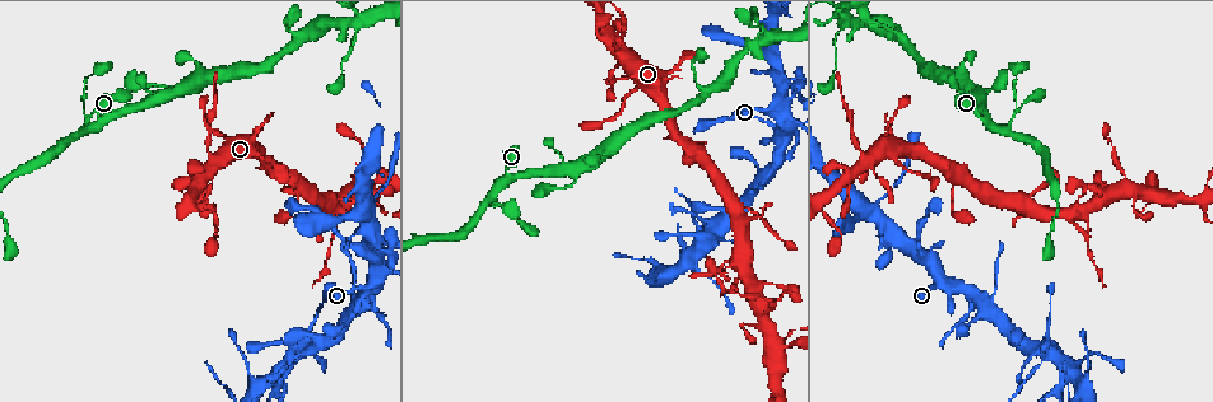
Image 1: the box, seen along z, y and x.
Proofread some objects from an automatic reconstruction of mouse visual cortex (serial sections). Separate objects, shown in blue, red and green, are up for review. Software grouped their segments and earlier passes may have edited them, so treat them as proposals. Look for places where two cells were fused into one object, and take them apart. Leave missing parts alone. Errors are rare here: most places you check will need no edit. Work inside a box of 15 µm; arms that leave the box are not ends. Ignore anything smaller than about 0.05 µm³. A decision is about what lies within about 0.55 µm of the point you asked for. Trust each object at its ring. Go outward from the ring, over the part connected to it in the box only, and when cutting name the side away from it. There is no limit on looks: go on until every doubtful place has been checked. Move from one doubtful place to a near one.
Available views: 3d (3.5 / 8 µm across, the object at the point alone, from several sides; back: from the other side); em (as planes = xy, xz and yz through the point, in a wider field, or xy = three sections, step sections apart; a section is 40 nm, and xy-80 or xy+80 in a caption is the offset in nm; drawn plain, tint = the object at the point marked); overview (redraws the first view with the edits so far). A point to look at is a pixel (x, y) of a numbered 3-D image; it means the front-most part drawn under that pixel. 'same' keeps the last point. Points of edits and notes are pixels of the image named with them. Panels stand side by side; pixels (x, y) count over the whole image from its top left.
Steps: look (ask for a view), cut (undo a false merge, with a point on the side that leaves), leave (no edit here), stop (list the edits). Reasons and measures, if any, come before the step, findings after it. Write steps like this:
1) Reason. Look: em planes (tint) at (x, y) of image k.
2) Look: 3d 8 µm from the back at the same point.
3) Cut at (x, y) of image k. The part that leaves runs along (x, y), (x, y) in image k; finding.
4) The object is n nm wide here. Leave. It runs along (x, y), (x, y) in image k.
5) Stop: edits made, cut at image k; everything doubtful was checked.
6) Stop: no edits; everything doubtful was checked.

Thick turns thin. Look: 3d 3.5 µm at (783, 77) of image 1.

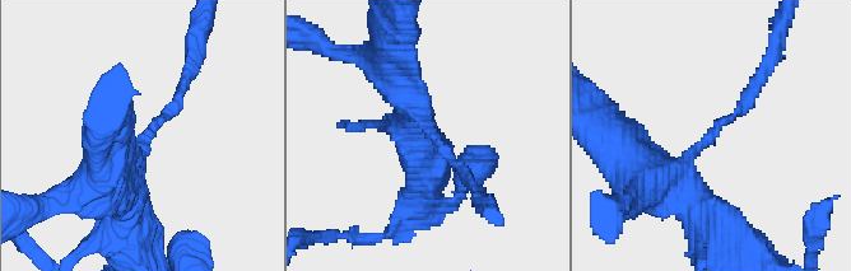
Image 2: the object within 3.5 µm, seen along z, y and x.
Now the EM. Look: em planes (tint) at (429, 136) of image 2.

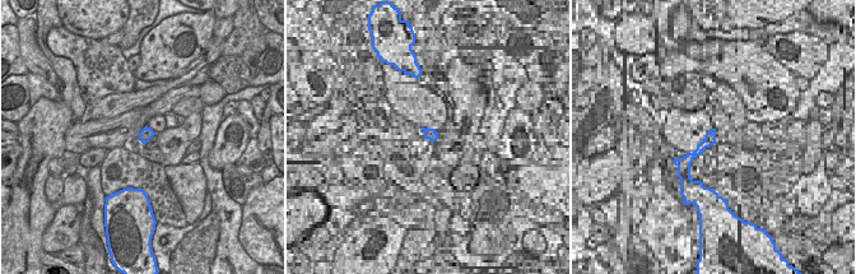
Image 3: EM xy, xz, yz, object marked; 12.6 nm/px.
The arms are 150, 450 nm wide. Leave. It runs along (689, 199), (682, 164), (761, 78) in image 2; all the same cell.

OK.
Sudden change in width. Look: 3d 3.5 µm at (276, 388) of image 1.

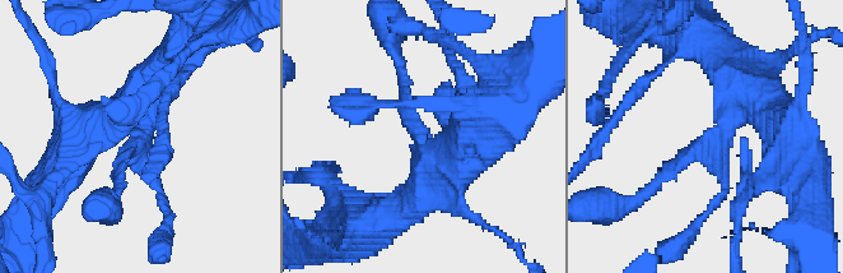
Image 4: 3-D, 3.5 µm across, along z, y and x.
Look: em xy step 3 (tint) at (141, 139) of image 4.

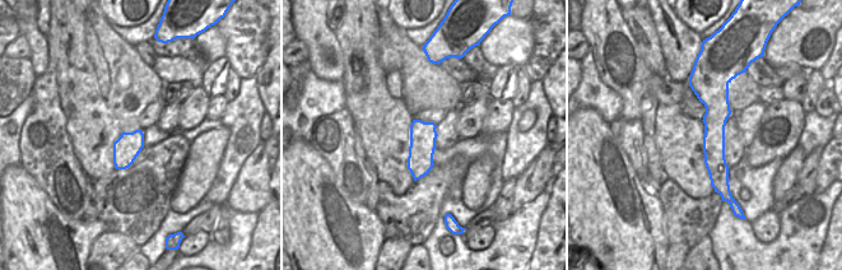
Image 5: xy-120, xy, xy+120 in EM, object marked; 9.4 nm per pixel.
Leave. Continuous, no second cell.

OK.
Three arms meet. Look: 3d 3.5 µm at (97, 120) of image 1.

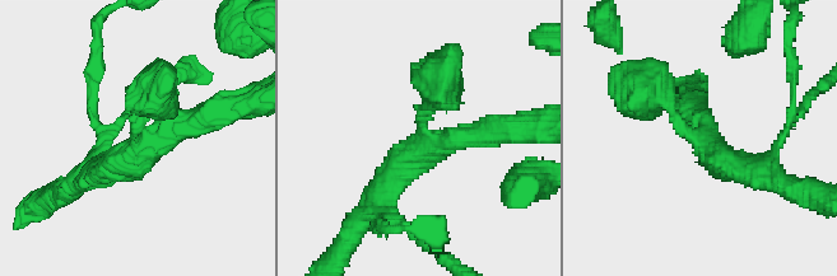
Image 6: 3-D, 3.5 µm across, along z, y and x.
3 arms meet here; the arms are 250, 300, 350 nm wide. Look: em xy step 2 (tint) at (137, 149) of image 6.

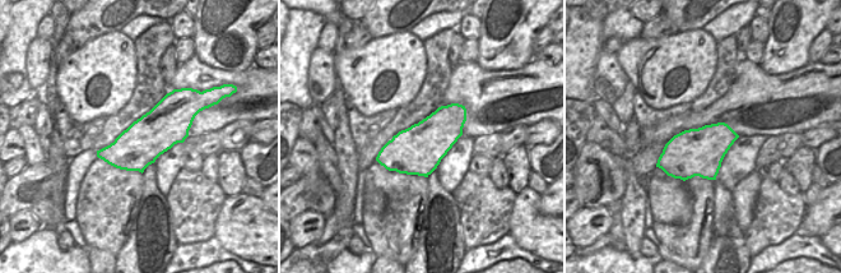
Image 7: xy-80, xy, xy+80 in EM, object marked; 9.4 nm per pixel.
Leave. It runs along (647, 89), (719, 160), (765, 176) in image 6; all the same cell.

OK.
Three-way junction. Look: 3d 3.5 µm at (1016, 107) of image 1.

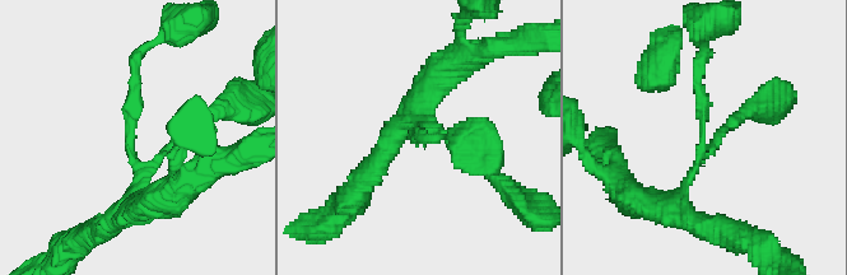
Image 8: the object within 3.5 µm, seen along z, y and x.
3 arms meet here; the arms are 150, 150, 150 nm wide. Look: em xy step 3 (tint) at (133, 131) of image 8.

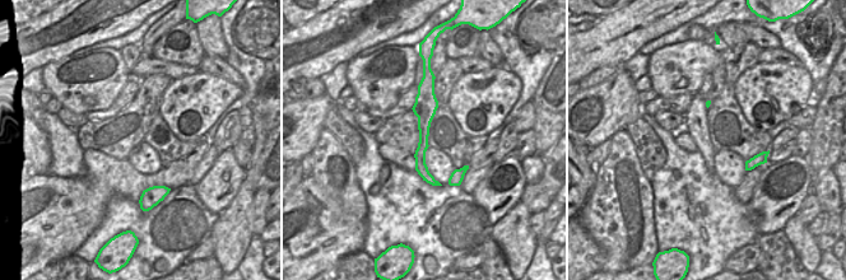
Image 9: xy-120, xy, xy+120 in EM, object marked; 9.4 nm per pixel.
Leave. It runs along (669, 209), (704, 150), (704, 49) in image 8; one cell here.

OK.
Stop: no edits; everything doubtful was checked.

